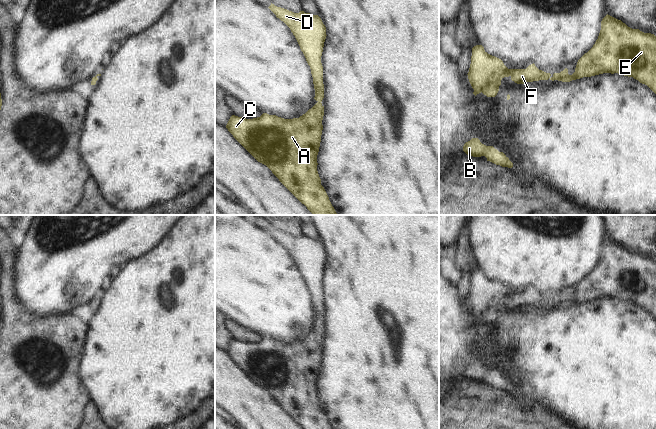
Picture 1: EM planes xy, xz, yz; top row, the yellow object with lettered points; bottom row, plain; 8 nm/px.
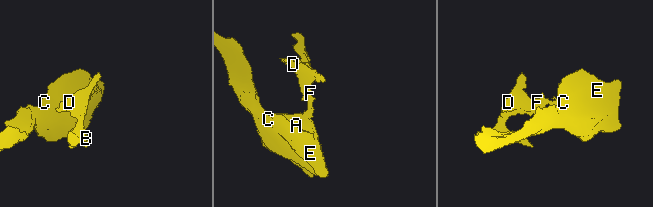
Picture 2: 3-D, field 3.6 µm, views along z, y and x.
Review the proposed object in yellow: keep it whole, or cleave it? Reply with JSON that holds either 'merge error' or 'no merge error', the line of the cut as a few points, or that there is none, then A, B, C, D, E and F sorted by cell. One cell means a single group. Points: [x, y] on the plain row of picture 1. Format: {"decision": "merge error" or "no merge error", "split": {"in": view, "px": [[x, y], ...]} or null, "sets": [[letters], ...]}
{"decision": "no merge error", "split": null, "sets": [["A", "B", "C", "D", "E", "F"]]}

